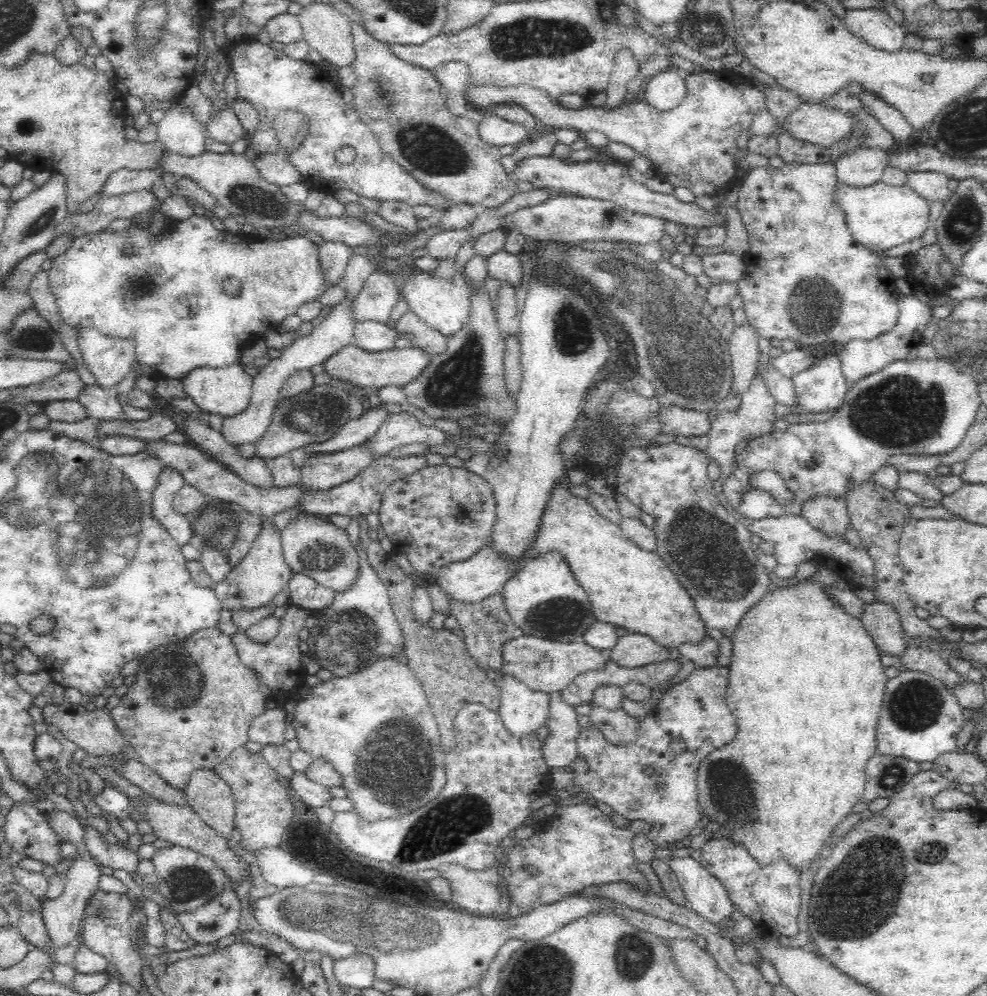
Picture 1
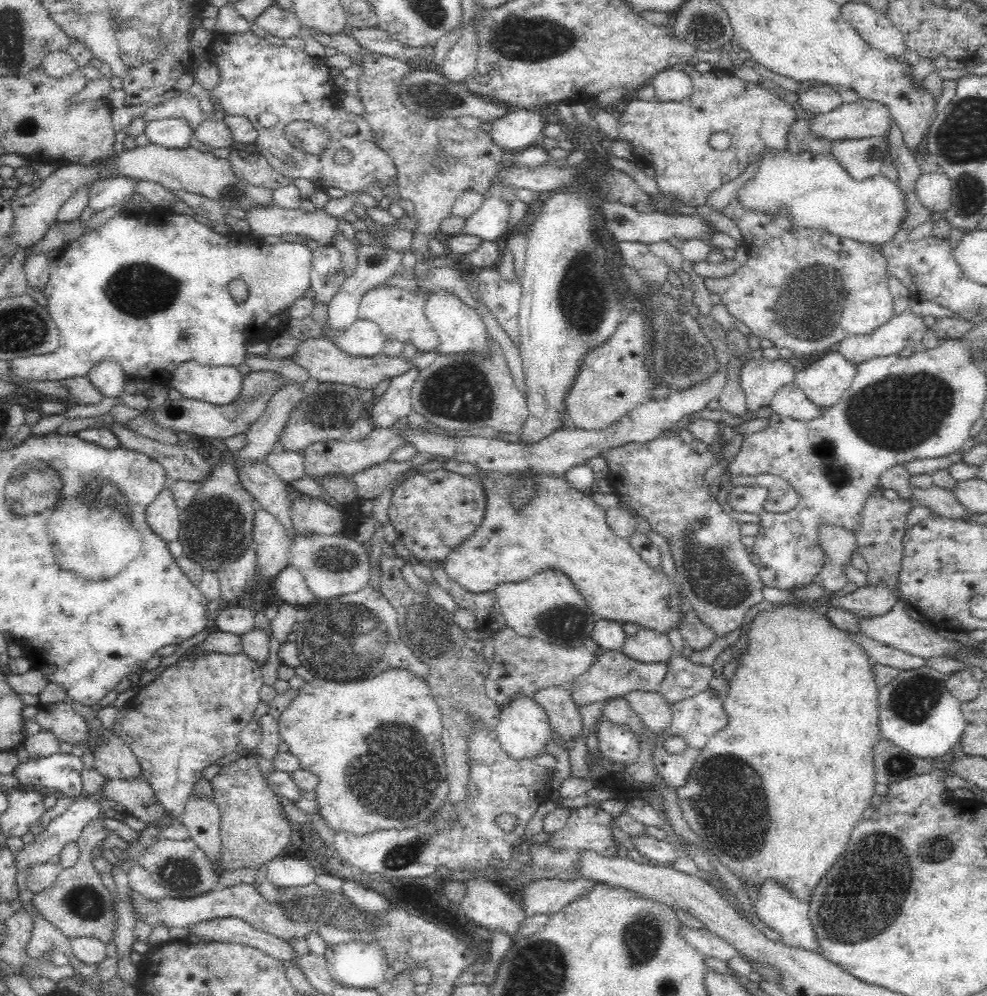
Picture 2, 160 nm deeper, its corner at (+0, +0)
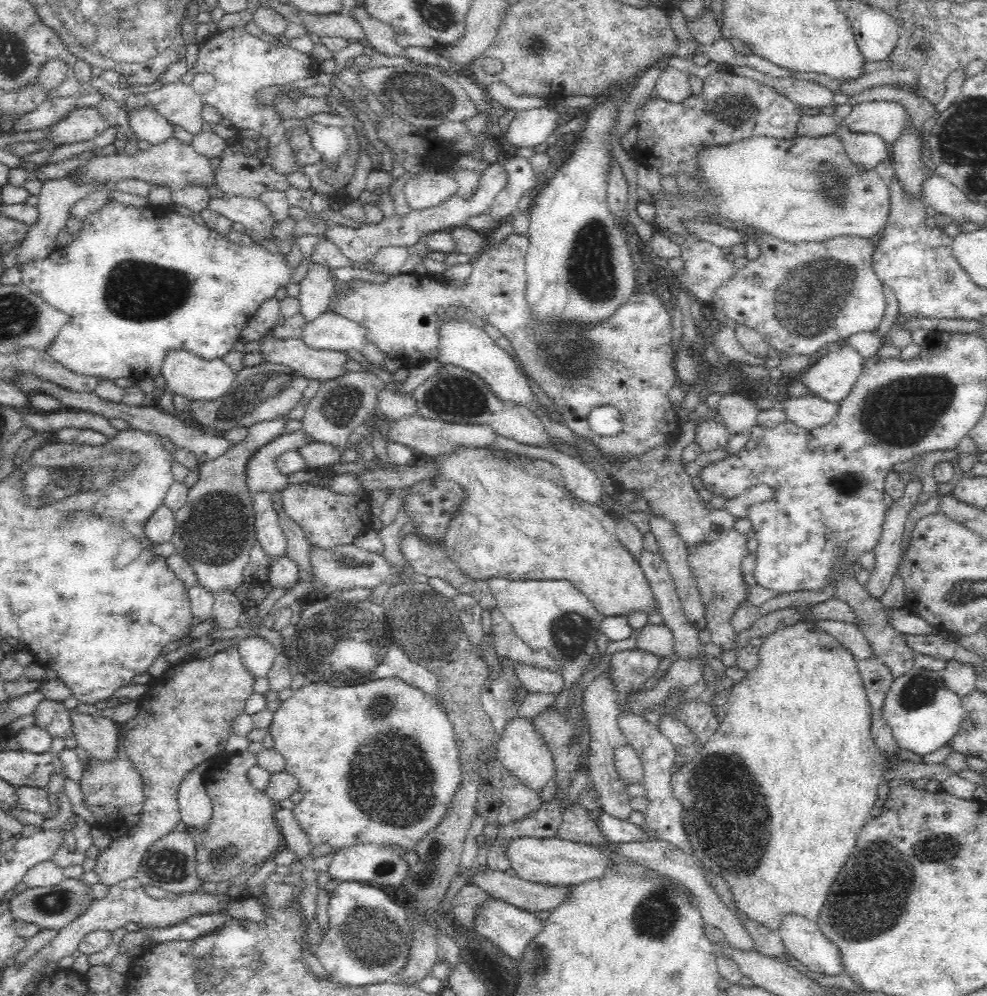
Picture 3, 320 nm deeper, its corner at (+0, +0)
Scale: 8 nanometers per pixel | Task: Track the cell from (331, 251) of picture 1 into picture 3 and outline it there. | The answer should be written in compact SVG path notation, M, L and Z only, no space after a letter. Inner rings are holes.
M313 263L299 282L299 293L296 298L300 301L300 313L308 323L324 313L330 302L336 284L330 270L331 268L324 265Z

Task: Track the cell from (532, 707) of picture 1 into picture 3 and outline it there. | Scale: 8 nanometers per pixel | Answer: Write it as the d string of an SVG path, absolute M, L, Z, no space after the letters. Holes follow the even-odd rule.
M517 717L510 720L497 744L497 760L518 778L518 783L526 785L528 789L541 792L554 775L554 763L550 749L542 741L542 737L534 731L530 722L529 718L521 720Z

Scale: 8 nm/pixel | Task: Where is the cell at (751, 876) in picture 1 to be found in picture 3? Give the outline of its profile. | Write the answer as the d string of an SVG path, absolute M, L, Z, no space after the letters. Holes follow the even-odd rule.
M784 916L778 934L786 951L809 971L830 977L846 974L838 946L804 916Z

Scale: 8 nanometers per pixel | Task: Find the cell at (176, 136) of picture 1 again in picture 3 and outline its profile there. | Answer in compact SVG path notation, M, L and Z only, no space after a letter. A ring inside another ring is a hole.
M148 105L126 111L126 116L128 125L139 140L146 140L154 145L173 136L170 121Z

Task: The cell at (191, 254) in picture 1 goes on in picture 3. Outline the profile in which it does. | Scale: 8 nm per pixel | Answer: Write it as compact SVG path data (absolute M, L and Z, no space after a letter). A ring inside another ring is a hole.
M110 199L100 210L92 212L81 221L80 230L75 234L72 242L59 246L42 260L30 260L30 262L17 262L16 266L21 272L22 284L26 285L34 294L45 300L50 306L68 315L66 324L62 324L54 340L46 346L45 351L58 363L68 370L82 376L98 376L114 380L114 378L129 377L134 380L154 378L160 374L160 364L168 350L182 350L193 352L204 360L221 358L227 352L232 351L234 342L239 340L240 328L254 316L262 300L276 294L278 288L286 286L292 278L292 272L286 265L283 255L268 253L265 246L238 246L228 237L221 236L204 225L198 225L192 217L177 213L172 208L162 208L162 214L156 214L156 207L125 205L116 199Z

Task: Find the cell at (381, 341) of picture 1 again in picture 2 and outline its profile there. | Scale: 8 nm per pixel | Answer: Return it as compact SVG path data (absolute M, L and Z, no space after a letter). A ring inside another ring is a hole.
M357 318L344 330L329 330L331 326L324 322L322 334L338 349L359 357L373 357L384 352L384 335L380 327L372 321Z

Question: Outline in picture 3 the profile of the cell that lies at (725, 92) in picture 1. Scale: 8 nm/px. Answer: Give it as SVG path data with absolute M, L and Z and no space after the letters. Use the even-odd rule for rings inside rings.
M718 71L703 80L703 90L698 96L691 95L683 102L672 104L657 98L648 100L643 116L638 121L636 154L646 166L654 166L662 176L674 176L681 170L693 179L698 178L698 150L708 144L730 144L752 136L770 136L774 138L794 138L797 136L797 124L800 117L809 109L791 102L768 86L732 73Z

